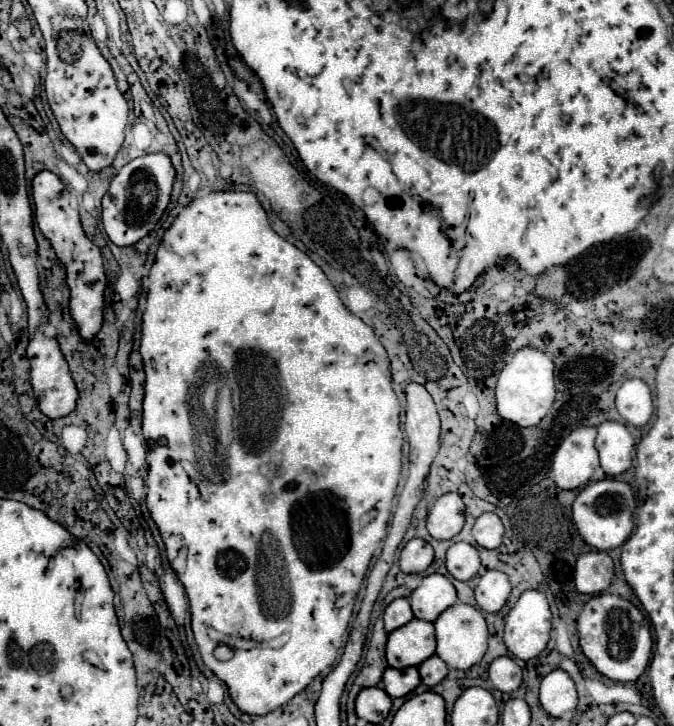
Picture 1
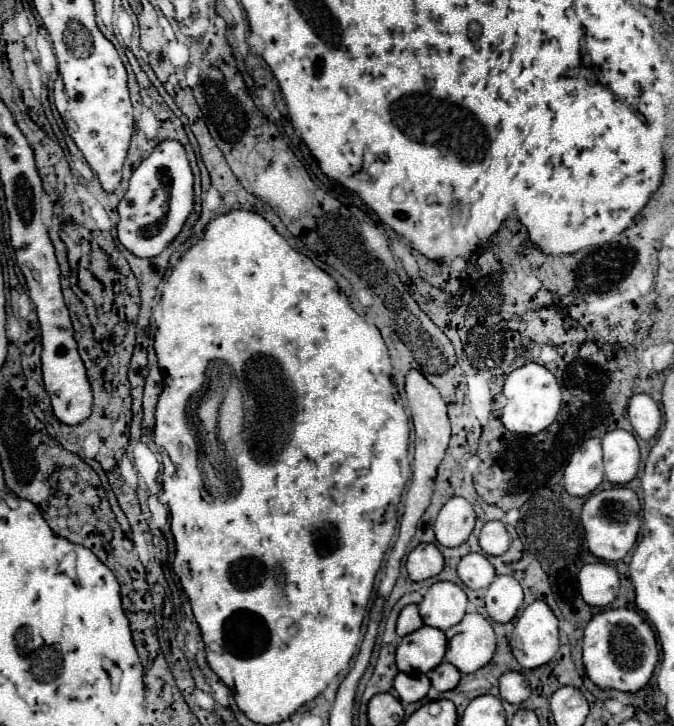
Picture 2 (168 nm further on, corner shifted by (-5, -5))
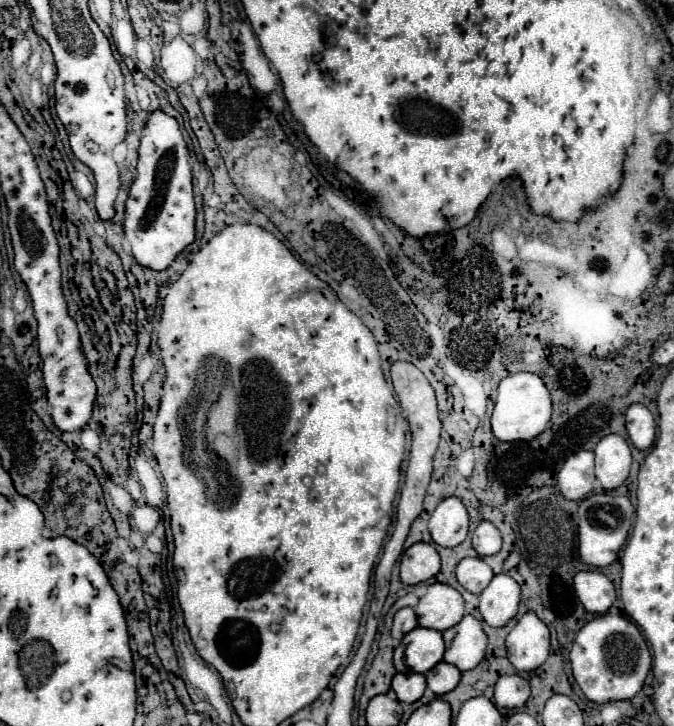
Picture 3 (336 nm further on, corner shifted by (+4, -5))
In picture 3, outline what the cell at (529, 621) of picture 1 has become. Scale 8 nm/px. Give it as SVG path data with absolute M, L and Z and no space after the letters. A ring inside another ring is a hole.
M526 612L514 630L506 638L508 660L520 672L536 670L544 664L550 652L550 632L548 626L534 614Z

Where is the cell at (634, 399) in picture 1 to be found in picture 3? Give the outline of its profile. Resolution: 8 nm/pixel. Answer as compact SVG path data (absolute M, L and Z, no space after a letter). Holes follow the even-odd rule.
M632 404L626 410L626 430L638 450L648 450L656 438L656 422L650 410L642 404Z

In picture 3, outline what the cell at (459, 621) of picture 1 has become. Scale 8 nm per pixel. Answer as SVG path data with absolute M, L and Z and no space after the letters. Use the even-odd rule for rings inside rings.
M466 614L456 626L448 628L444 632L444 638L446 638L444 662L456 666L458 670L462 672L472 670L484 658L486 634L482 630L482 624L472 614ZM452 632L456 632L456 636L448 640L448 634Z

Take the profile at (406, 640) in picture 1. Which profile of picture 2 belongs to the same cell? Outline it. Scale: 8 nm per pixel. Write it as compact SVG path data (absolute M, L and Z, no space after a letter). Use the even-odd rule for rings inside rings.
M421 626L397 646L397 670L405 674L429 672L443 662L447 638L439 628Z

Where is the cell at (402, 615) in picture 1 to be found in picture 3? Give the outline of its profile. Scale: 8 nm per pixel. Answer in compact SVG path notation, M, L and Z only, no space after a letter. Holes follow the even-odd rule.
M402 608L396 612L394 616L394 624L392 624L392 636L396 640L402 640L404 634L408 634L410 630L414 630L418 626L418 620L416 620L416 614L412 608Z

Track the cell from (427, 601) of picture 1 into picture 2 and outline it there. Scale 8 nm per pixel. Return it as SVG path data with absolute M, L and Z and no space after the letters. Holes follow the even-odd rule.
M435 582L425 592L419 614L427 626L447 630L461 622L467 608L467 596L455 582Z

